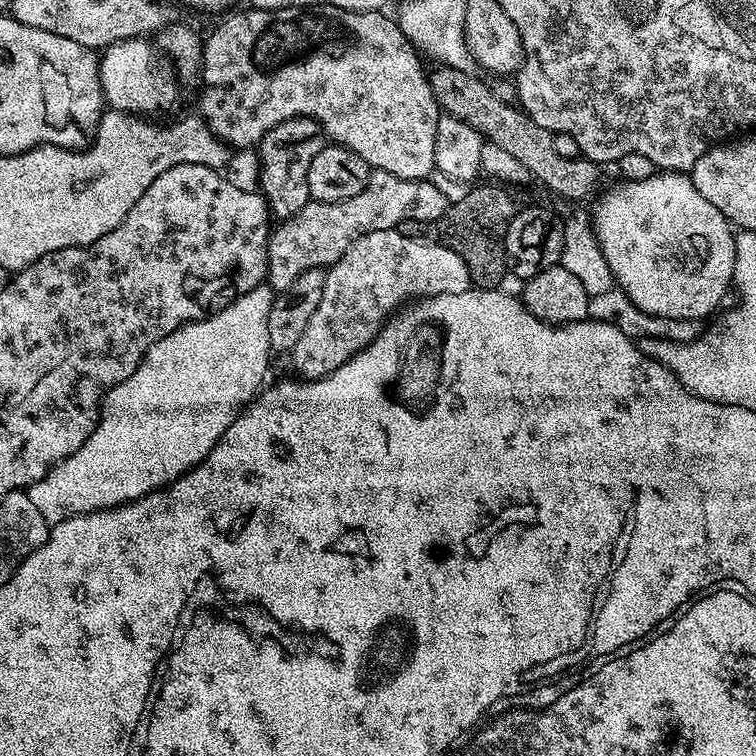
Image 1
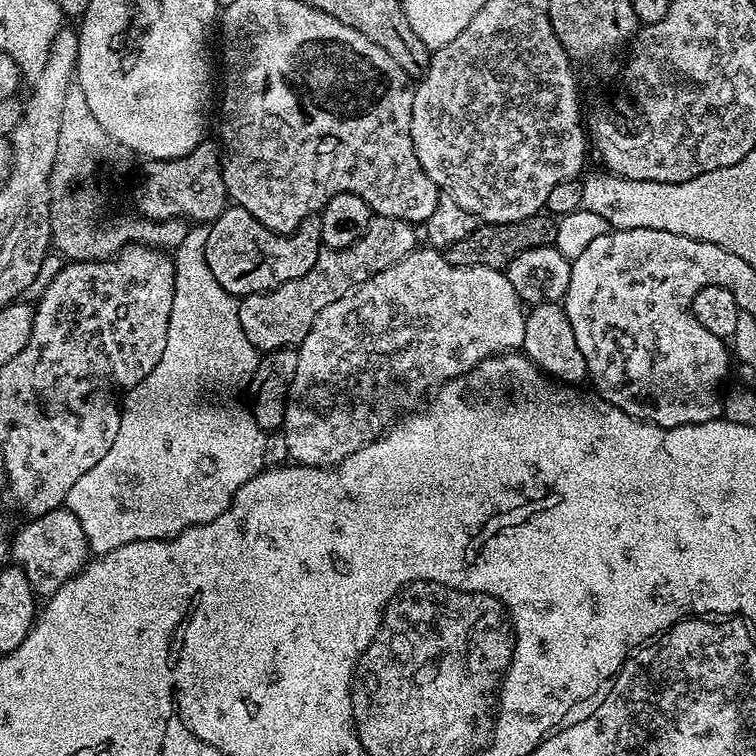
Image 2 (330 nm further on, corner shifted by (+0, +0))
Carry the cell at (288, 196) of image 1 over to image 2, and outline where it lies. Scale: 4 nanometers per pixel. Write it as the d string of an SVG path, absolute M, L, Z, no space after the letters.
M235 206L225 207L224 211L207 225L208 237L204 253L210 274L218 280L218 286L231 296L243 298L259 292L271 292L279 284L302 278L314 266L320 253L320 225L309 218L291 234L271 232L263 228L257 220L246 219L246 213Z

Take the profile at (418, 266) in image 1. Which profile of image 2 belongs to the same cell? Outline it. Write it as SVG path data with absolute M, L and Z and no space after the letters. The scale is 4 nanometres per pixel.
M420 246L415 252L407 252L402 259L394 262L394 266L374 274L342 298L338 298L338 302L330 302L330 306L326 306L326 310L322 310L318 318L314 318L306 338L296 348L298 370L294 374L294 382L286 397L282 425L289 457L295 463L309 464L315 468L339 464L341 460L358 451L363 444L369 444L377 436L387 432L398 418L411 413L429 393L439 388L441 384L472 371L476 365L487 360L489 356L523 349L525 315L519 294L514 290L514 286L510 286L507 275L501 269L451 264L443 251L431 246Z

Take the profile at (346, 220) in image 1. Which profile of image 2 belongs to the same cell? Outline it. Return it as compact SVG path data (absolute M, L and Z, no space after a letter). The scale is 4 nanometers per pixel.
M376 216L368 223L362 238L349 248L321 247L314 266L310 266L302 278L279 284L271 292L250 294L239 301L240 321L246 338L261 353L298 346L306 338L314 318L318 318L318 314L326 310L330 302L338 302L338 298L374 274L394 266L394 262L402 259L407 252L415 252L418 247L416 232L417 229L404 220Z

